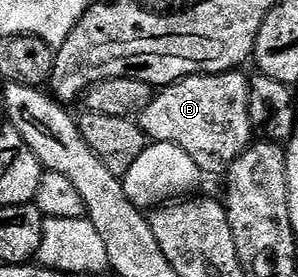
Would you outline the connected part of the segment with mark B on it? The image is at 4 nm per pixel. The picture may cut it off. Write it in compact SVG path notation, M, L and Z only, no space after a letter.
M243 71L226 73L196 73L182 77L171 85L164 85L154 94L151 102L137 116L139 126L152 142L164 141L181 147L197 163L204 174L222 174L235 162L253 141L253 130L250 123L249 93L251 82Z

